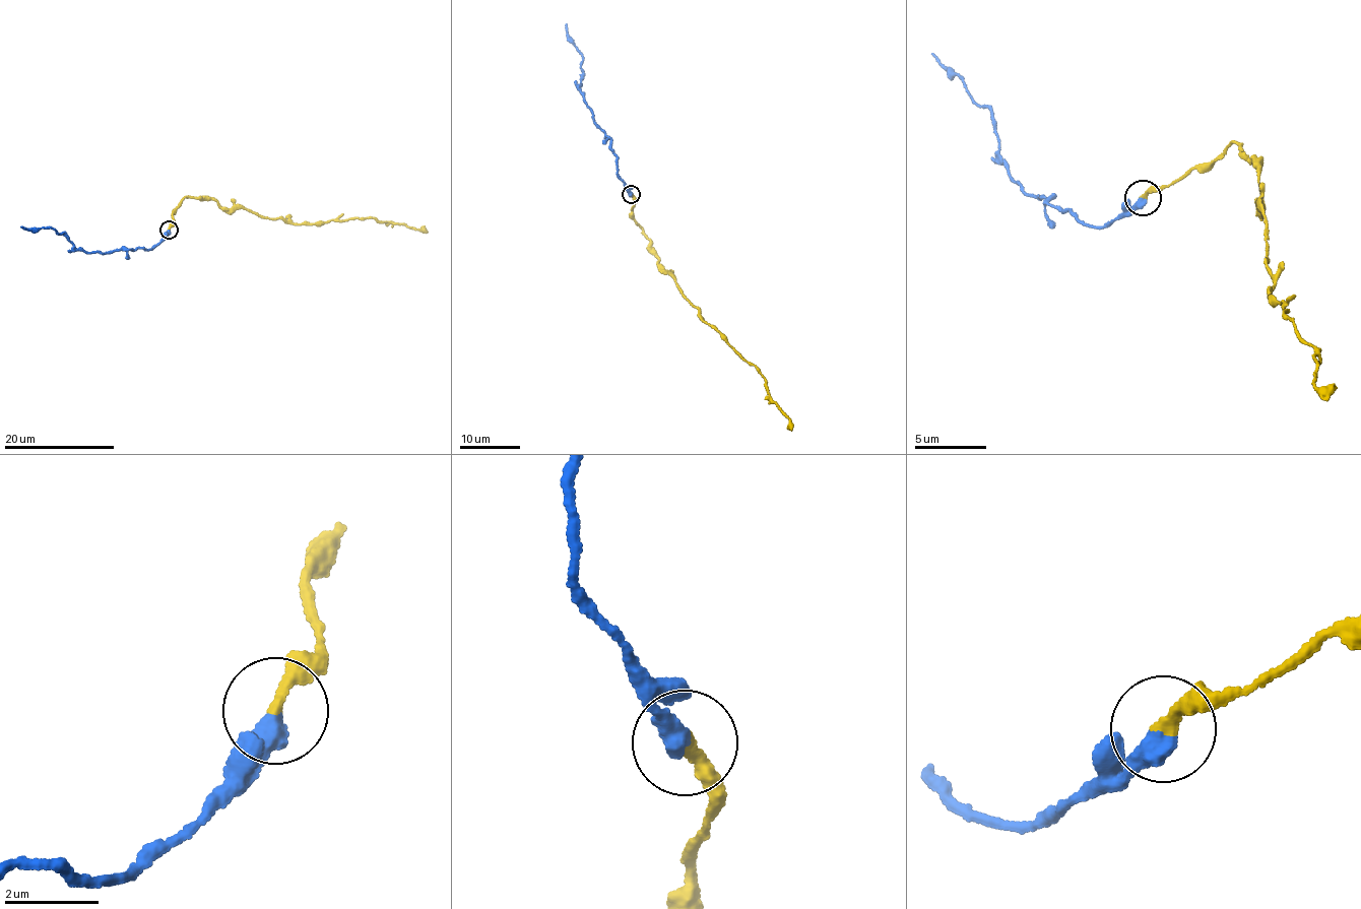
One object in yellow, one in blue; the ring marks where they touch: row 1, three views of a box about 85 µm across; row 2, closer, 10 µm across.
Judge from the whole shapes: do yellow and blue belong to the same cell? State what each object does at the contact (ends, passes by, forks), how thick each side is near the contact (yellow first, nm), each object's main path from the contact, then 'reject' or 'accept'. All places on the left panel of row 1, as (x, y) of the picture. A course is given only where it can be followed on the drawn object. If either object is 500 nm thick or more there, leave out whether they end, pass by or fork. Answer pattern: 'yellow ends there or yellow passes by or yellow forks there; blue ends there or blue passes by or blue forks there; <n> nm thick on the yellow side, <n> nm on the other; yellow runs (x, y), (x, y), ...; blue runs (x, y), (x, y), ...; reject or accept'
280 nm thick on the yellow side, 500 nm on the other; yellow runs (169, 230), (180, 202), (209, 197), (221, 207), (246, 208), (263, 217), (295, 223), (373, 217), (428, 232); blue runs (168, 230), (146, 250), (101, 253), (81, 251), (63, 232), (59, 235), (50, 228), (20, 226); reject

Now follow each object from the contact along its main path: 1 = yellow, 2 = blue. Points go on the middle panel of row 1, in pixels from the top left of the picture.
1: (631, 194), (632, 217), (658, 265), (765, 379), (791, 430)
2: (631, 193), (618, 174), (611, 141), (594, 120), (582, 94), (581, 54), (567, 33), (566, 24)

